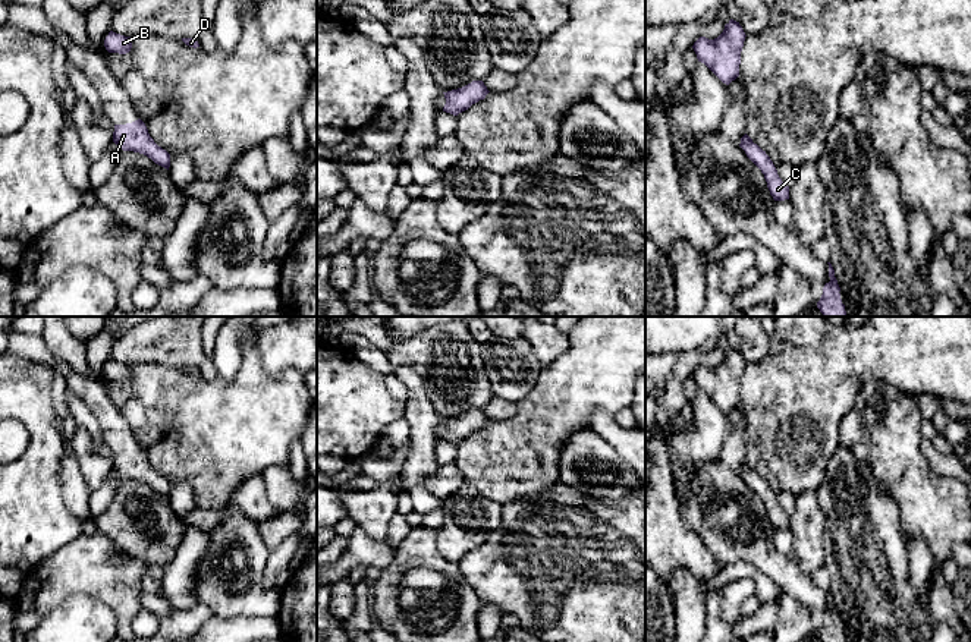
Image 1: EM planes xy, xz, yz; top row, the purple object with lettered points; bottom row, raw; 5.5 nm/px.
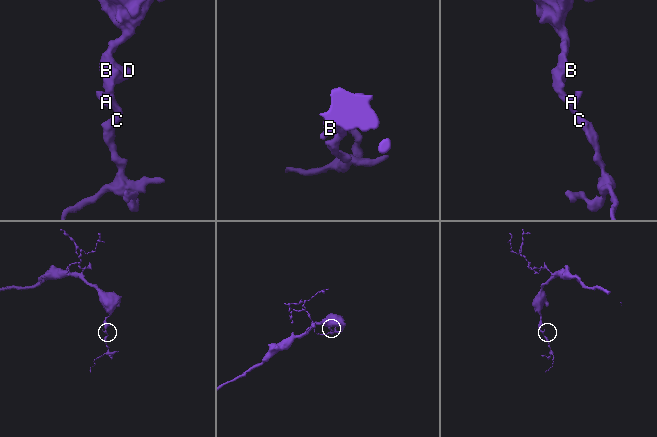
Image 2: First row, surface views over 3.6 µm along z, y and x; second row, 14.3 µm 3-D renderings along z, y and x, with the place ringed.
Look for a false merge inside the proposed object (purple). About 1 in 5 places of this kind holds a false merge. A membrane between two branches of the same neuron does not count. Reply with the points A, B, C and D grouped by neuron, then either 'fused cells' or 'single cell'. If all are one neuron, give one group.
groups A B C D; single cell

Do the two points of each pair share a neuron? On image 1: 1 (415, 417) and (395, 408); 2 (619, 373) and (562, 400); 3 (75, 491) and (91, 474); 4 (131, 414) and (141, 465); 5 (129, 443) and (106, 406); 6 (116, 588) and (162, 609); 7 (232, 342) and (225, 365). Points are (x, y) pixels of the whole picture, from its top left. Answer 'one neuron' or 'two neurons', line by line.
1: two neurons
2: one neuron
3: two neurons
4: two neurons
5: one neuron
6: two neurons
7: one neuron

